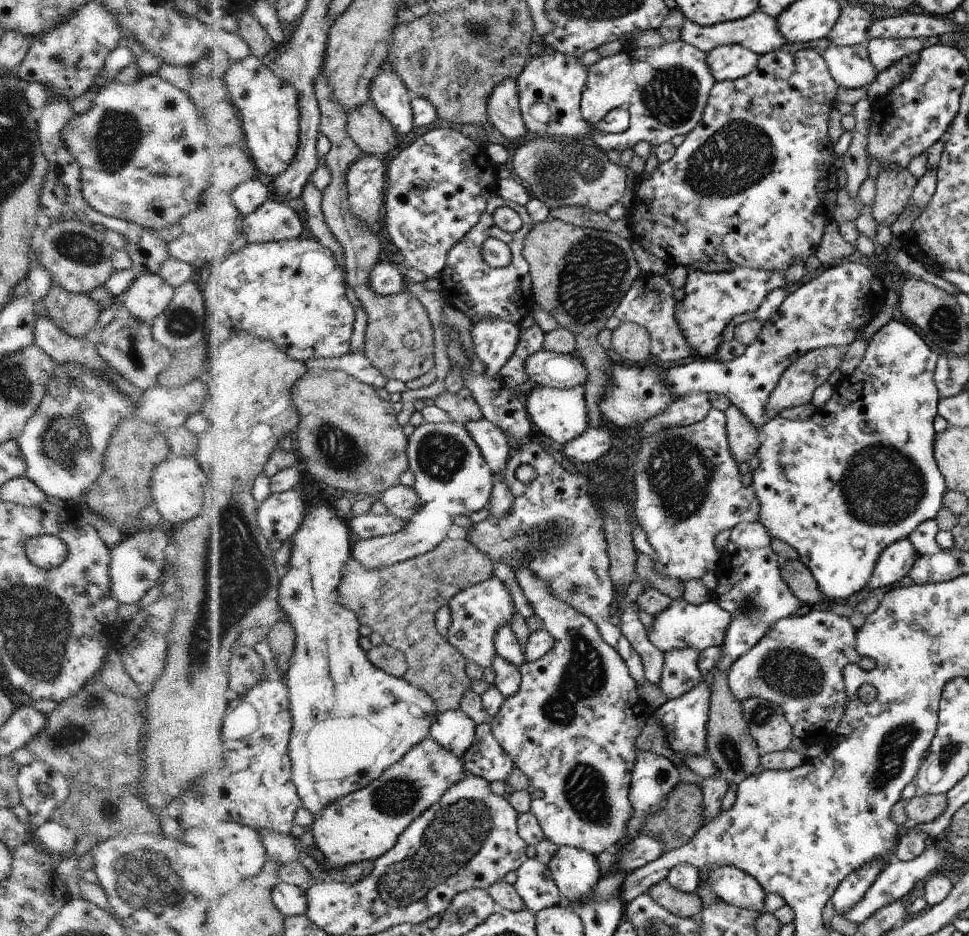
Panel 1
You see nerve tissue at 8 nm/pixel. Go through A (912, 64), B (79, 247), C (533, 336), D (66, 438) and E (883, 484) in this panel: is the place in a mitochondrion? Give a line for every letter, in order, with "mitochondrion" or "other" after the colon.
A: other
B: mitochondrion
C: other
D: mitochondrion
E: mitochondrion

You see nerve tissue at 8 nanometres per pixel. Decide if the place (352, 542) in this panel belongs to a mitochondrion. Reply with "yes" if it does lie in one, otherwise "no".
no

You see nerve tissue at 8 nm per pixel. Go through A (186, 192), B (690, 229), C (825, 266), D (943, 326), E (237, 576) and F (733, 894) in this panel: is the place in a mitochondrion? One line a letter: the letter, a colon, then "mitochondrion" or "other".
A: other
B: other
C: other
D: mitochondrion
E: mitochondrion
F: other

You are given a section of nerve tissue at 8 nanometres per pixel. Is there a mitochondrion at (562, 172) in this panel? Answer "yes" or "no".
yes

